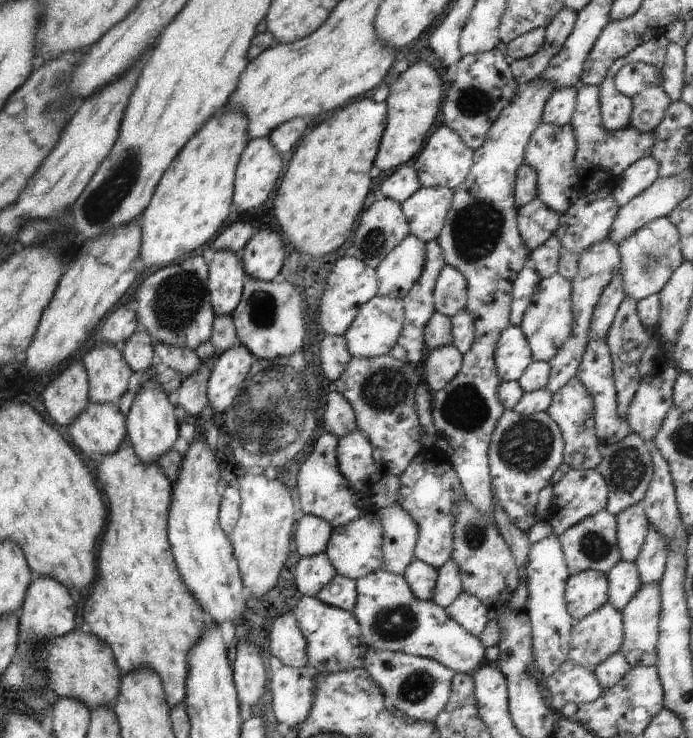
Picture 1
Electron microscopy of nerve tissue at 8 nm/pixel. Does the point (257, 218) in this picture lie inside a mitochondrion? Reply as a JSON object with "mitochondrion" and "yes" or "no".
{"mitochondrion":"no"}

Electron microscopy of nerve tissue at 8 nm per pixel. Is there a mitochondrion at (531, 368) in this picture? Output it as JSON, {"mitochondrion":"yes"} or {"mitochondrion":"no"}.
{"mitochondrion":"no"}

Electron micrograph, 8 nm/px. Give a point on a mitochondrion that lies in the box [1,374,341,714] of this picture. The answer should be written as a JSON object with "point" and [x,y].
{"point":[35,638]}

